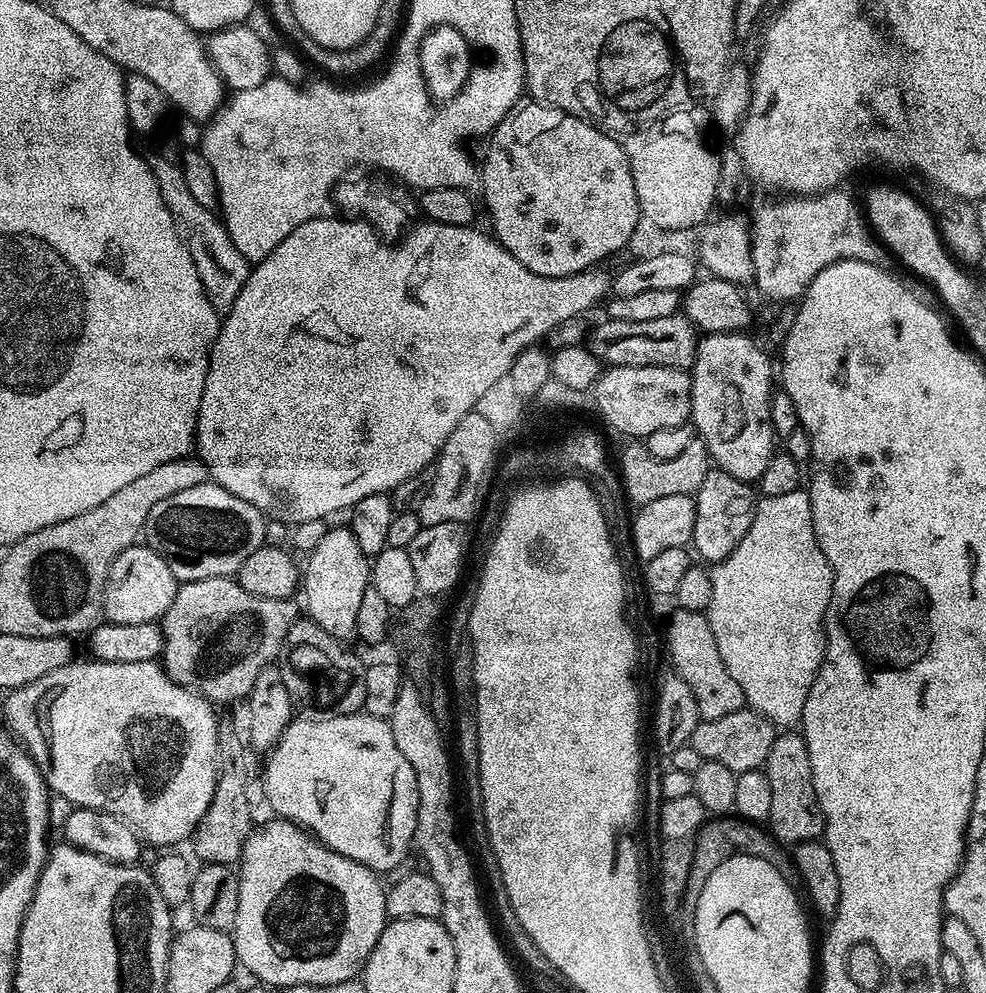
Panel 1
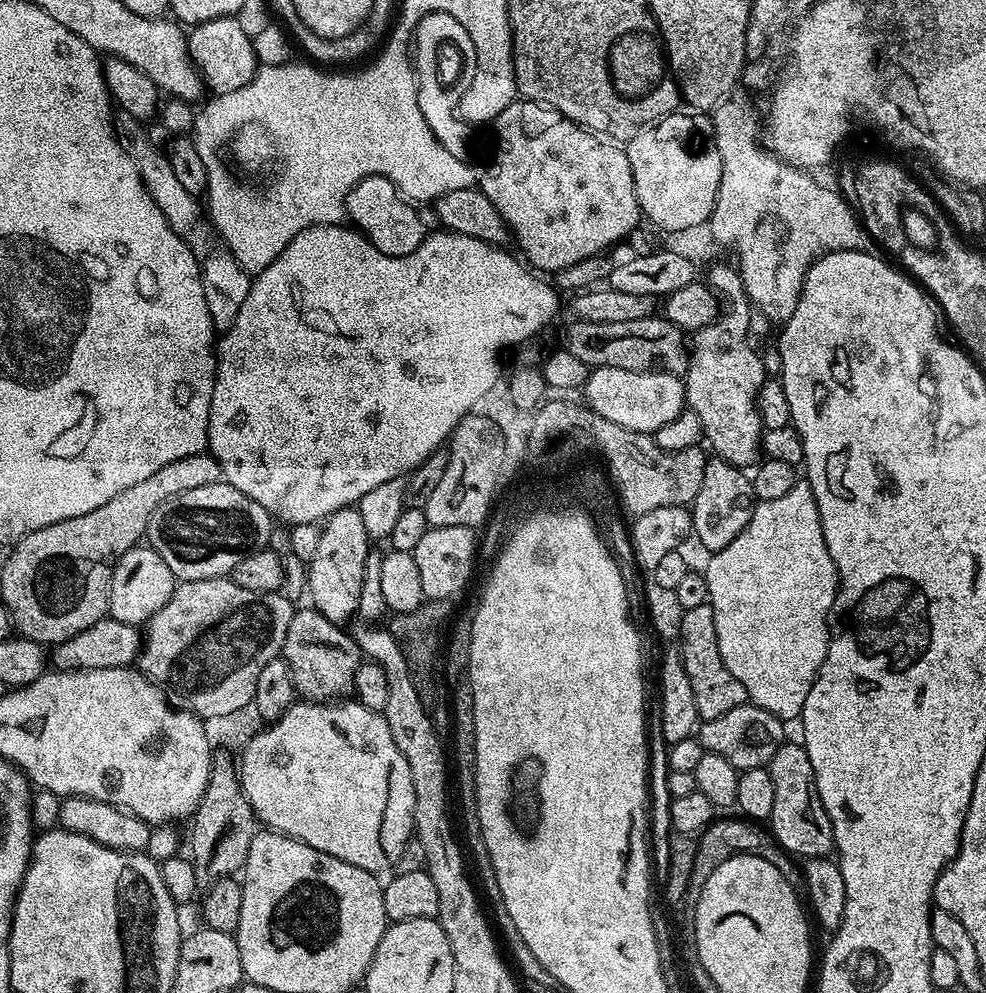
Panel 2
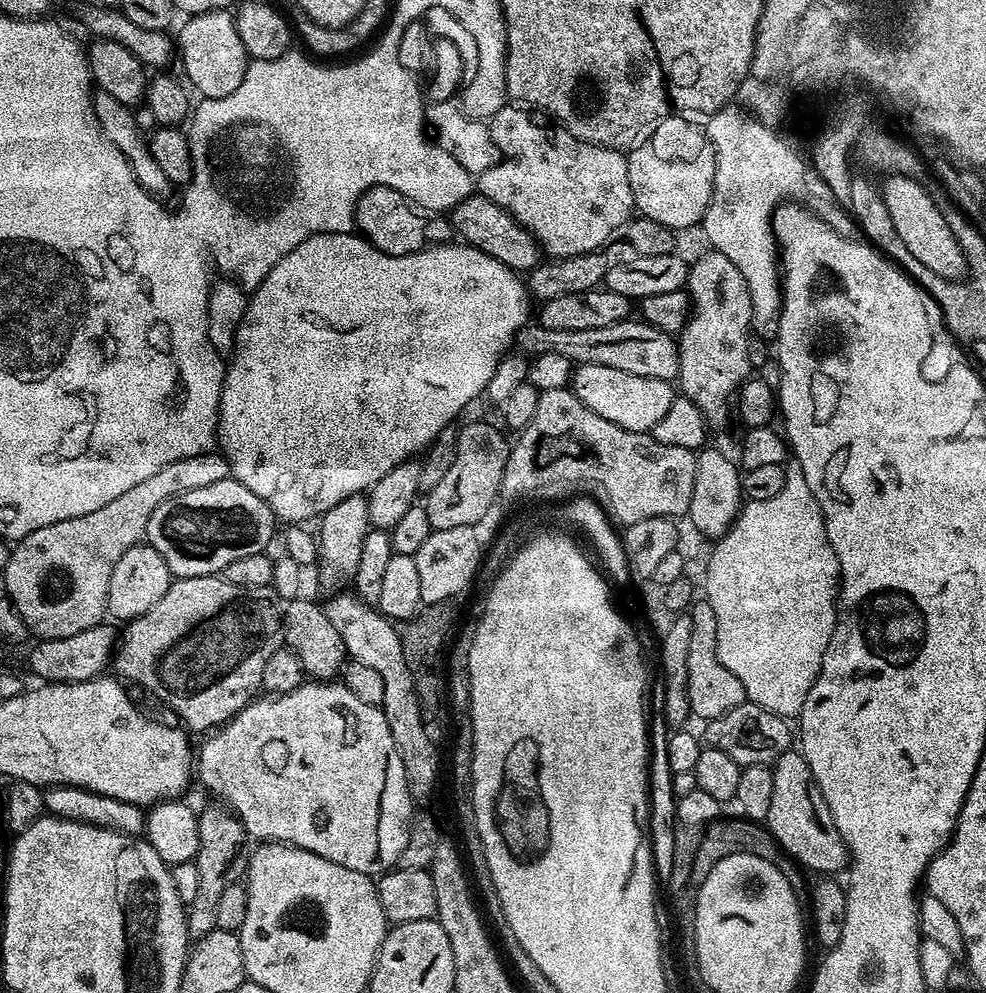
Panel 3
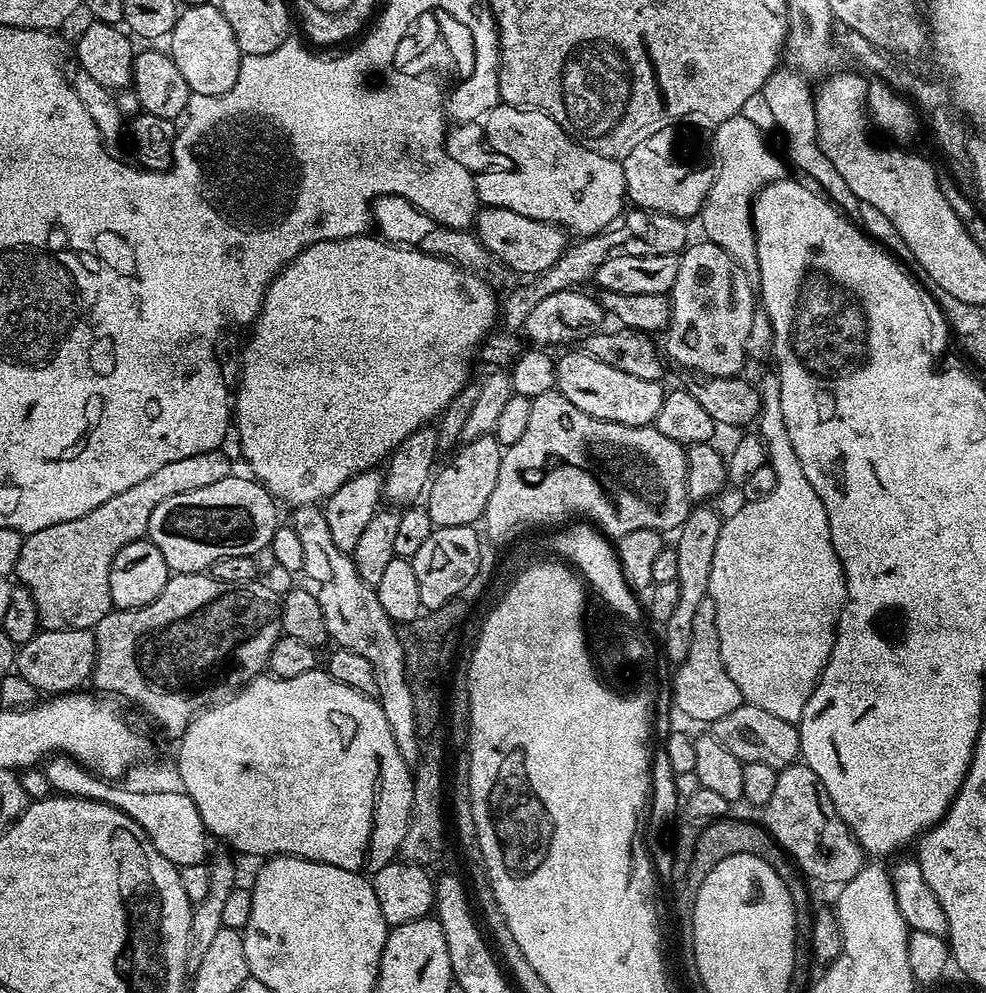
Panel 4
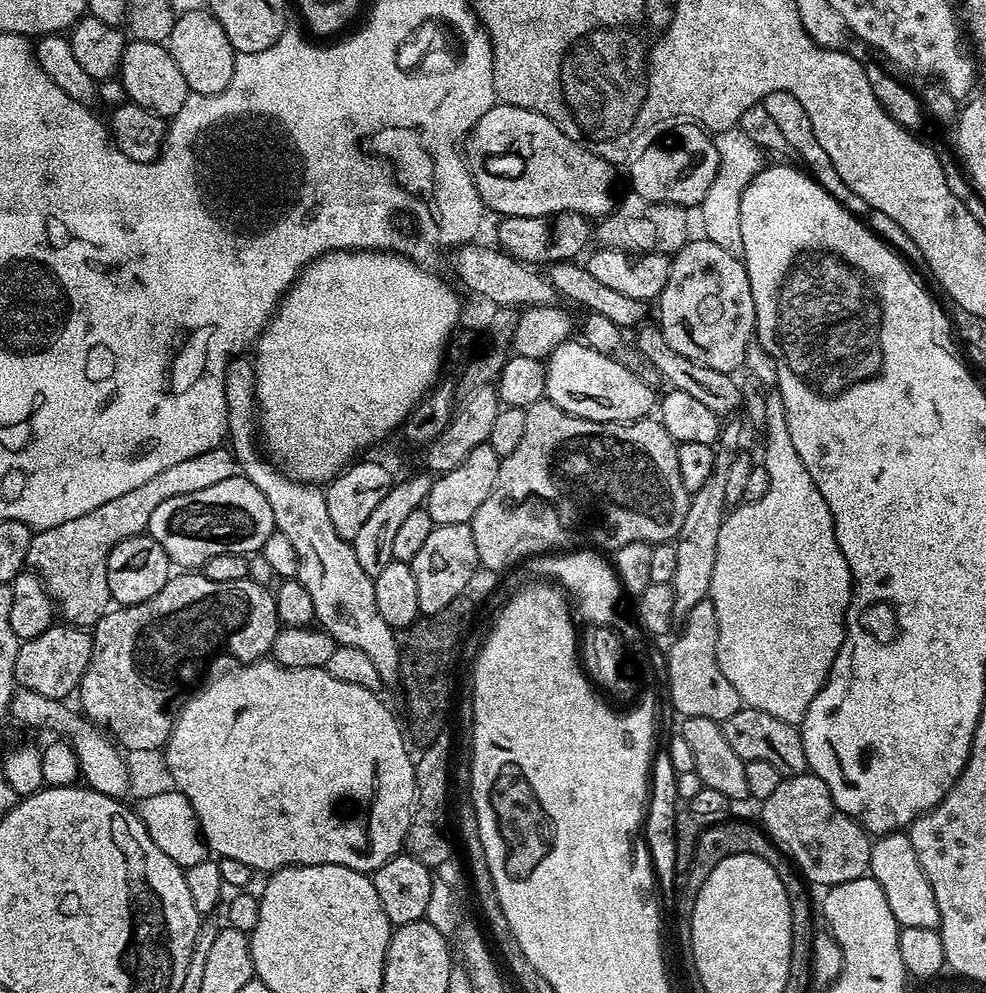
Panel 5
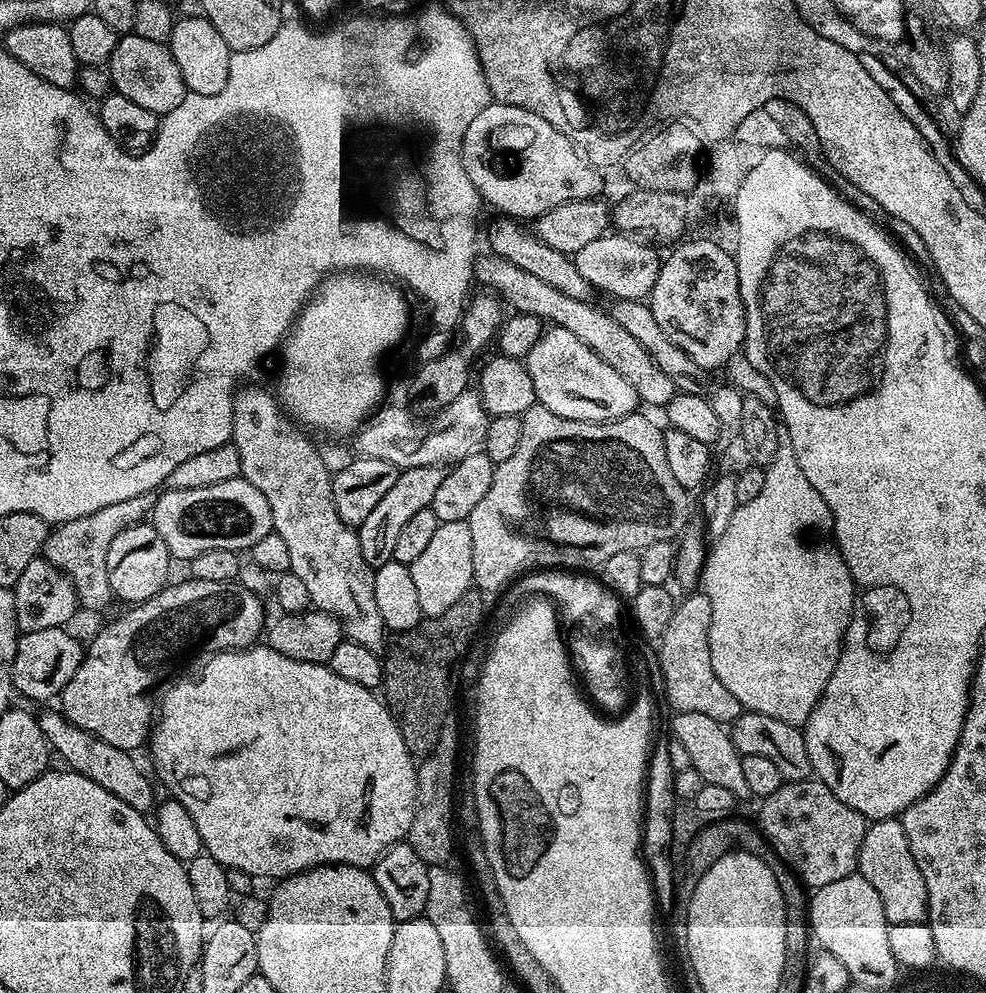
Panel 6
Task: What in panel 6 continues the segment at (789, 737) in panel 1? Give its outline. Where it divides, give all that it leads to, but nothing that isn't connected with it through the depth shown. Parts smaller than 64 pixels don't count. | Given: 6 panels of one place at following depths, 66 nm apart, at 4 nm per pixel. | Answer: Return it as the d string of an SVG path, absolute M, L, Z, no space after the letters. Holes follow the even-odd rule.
M818 778L794 780L786 782L774 794L763 797L760 808L758 827L768 838L773 851L777 852L788 867L800 877L809 889L815 890L830 882L838 882L842 878L853 875L860 863L860 847L864 837L866 821L858 810L846 806Z

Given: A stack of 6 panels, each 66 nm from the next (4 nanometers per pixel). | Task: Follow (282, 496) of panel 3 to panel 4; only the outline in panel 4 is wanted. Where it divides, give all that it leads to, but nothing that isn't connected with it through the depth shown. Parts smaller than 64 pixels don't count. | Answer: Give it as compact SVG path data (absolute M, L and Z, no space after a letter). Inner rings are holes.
M372 234L347 236L341 240L323 240L317 244L311 244L306 250L302 250L302 254L298 254L277 276L272 278L272 282L269 284L266 294L264 295L264 300L260 304L260 313L256 315L256 319L251 325L251 328L253 327L252 337L249 338L248 345L246 345L245 348L243 345L242 348L242 355L240 357L240 379L235 385L234 391L236 391L236 436L240 439L240 452L244 455L245 462L248 463L249 470L247 469L247 471L251 473L255 479L259 480L260 483L264 485L264 489L277 501L283 502L283 500L285 500L286 503L292 504L291 506L299 506L301 504L316 506L327 500L344 482L354 478L358 473L371 472L377 467L376 463L378 463L379 460L381 460L381 462L387 461L392 453L396 451L397 446L406 438L410 438L410 434L414 434L418 429L431 425L433 421L441 415L451 399L462 391L464 385L469 382L468 363L471 362L472 355L474 355L474 357L477 355L481 344L484 343L489 333L492 332L498 324L498 312L496 316L496 296L492 293L492 288L488 284L491 283L489 283L485 277L475 272L468 272L464 268L457 268L454 262L444 260L441 256L425 256L423 252L417 250L415 247L389 244Z

